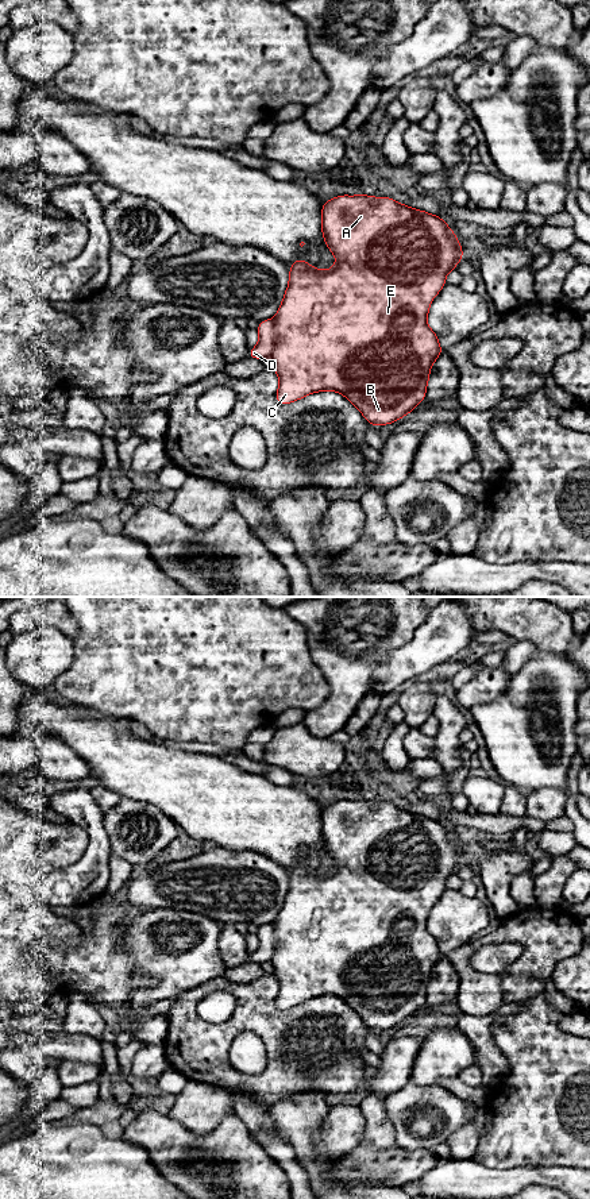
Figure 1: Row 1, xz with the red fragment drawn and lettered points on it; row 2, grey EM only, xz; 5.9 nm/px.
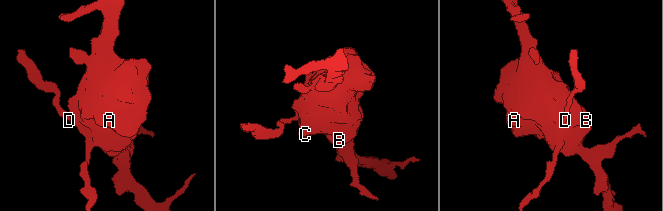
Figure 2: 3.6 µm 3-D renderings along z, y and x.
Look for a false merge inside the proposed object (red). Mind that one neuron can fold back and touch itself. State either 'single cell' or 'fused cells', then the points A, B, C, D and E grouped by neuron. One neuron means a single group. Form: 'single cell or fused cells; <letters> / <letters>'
fused cells; A B C E / D

